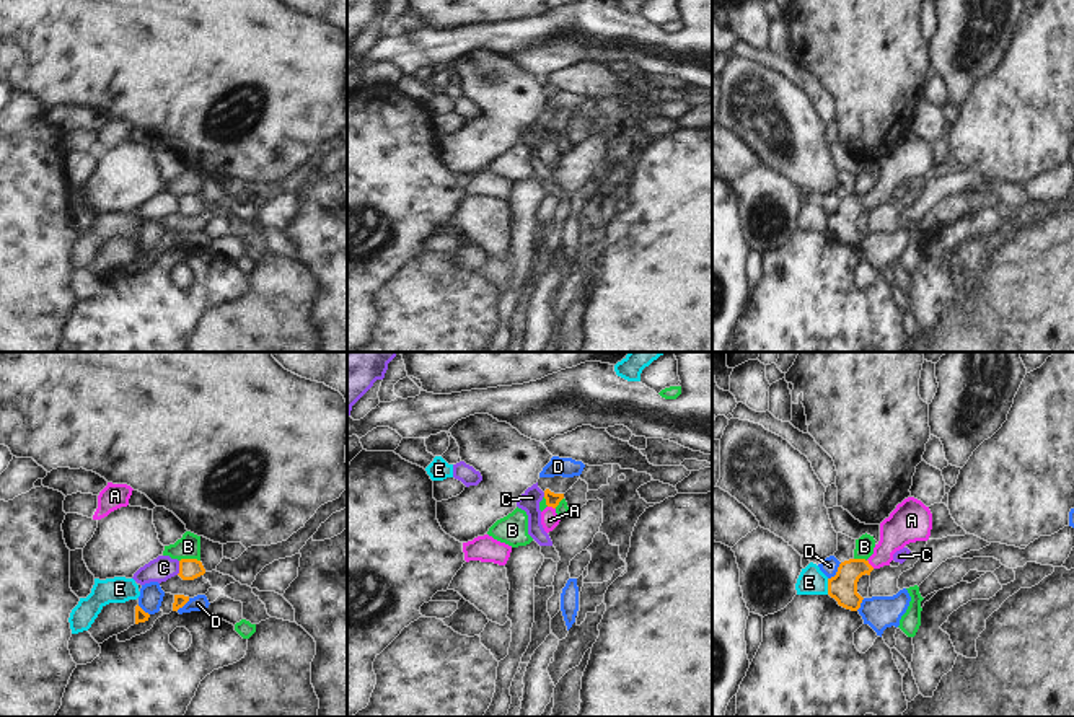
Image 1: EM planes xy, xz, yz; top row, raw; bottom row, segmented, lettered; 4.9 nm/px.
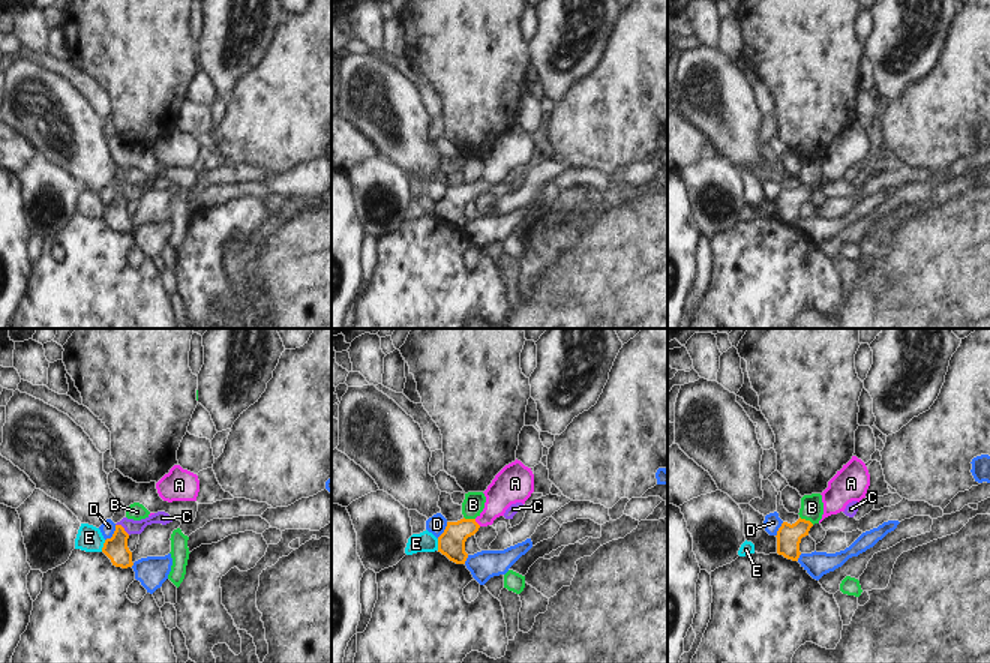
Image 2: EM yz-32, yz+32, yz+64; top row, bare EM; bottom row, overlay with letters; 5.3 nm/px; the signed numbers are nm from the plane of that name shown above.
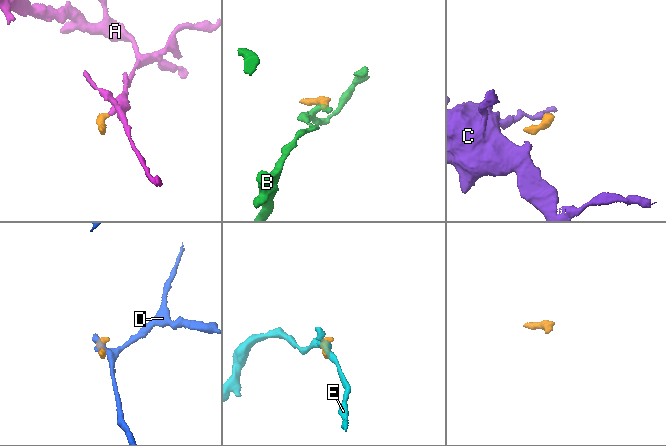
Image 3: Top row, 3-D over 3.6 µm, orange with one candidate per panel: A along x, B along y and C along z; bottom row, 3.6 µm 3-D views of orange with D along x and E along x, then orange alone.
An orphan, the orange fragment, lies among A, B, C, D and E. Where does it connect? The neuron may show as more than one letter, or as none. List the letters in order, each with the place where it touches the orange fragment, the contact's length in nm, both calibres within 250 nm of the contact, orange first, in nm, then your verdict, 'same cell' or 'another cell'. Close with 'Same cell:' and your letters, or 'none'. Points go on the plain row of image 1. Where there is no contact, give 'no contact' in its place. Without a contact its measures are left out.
A: contact yz (869, 199); length 60 nm; calibres 140 and 170 nm; same cell
B: contact xy (189, 194); length 100 nm; calibres 110 and 110 nm; another cell
C: contact xy (180, 202); length 70 nm; calibres 110 and 120 nm; another cell
D: contact yz (836, 207); length 110 nm; calibres 140 and 80 nm; another cell
E: contact yz (828, 222); length 80 nm; calibres 140 and 140 nm; another cell
Same cell: A

